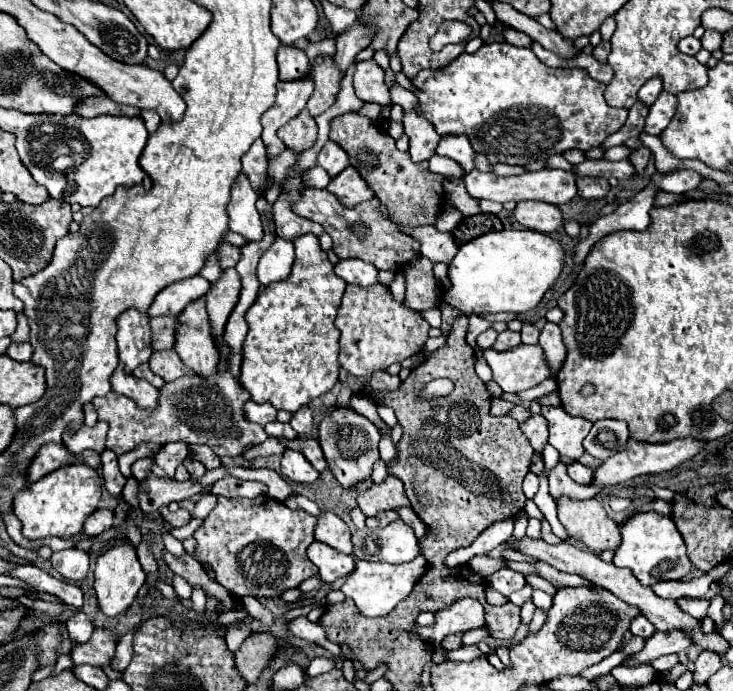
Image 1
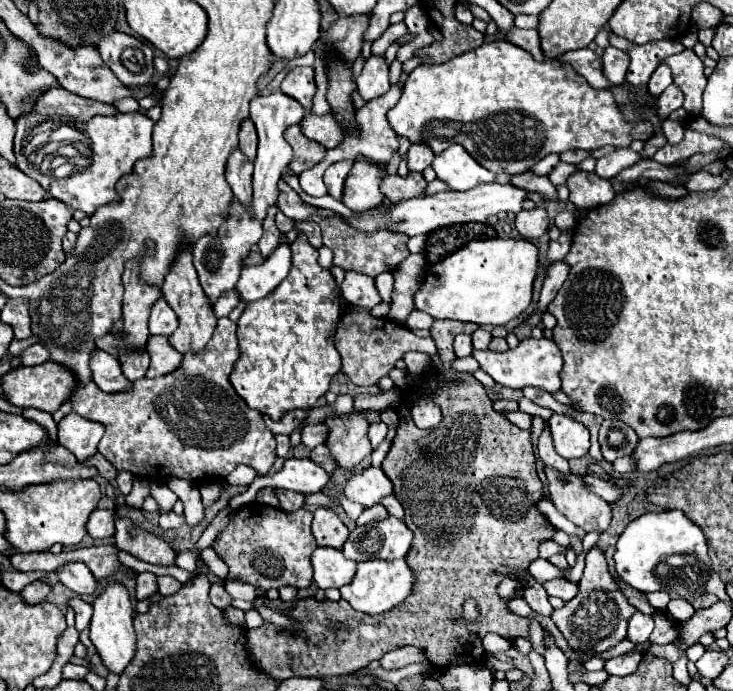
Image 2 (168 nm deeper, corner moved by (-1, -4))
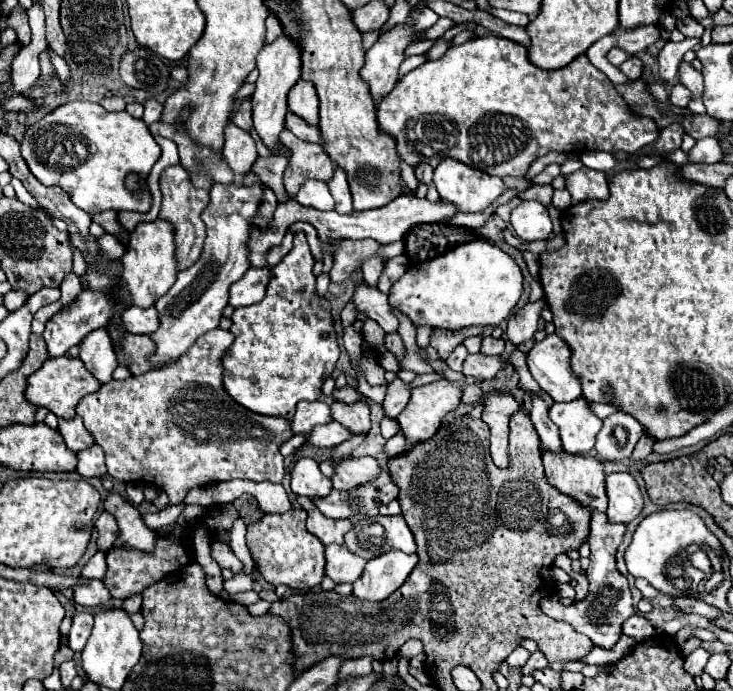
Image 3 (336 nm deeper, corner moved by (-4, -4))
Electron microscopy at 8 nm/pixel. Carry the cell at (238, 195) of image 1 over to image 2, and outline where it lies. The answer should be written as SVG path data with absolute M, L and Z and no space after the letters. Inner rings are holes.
M234 149L228 157L226 181L232 193L238 197L238 201L242 205L250 205L252 201L252 163L240 149Z

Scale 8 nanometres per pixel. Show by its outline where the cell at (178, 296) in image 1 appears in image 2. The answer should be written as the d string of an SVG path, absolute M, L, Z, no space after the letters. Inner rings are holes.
M160 297L160 301L156 301L150 311L148 331L152 335L172 335L176 331L176 327L178 327L178 323L174 319L172 307L164 301L164 297Z

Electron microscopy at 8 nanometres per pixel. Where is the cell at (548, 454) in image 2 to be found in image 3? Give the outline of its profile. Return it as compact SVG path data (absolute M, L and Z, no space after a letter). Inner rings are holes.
M533 395L533 409L529 413L539 437L541 437L541 449L549 453L563 453L561 441L559 441L559 429L555 423L549 419L549 407L539 395Z

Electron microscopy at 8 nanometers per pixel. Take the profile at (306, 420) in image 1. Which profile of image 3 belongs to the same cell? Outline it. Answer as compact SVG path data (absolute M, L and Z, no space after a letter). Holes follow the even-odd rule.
M331 421L331 423L325 423L325 425L319 425L315 429L311 429L309 437L307 437L307 445L313 445L313 447L335 447L343 441L347 441L351 437L351 433L339 425L337 421Z

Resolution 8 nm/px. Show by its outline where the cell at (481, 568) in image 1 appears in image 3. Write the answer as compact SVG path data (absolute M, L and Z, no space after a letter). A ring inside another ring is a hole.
M535 651L535 653L531 653L531 657L529 657L529 661L525 663L525 667L521 669L521 675L529 675L531 671L535 671L535 669L543 669L543 667L547 667L549 663L547 663L547 659L545 659L545 655L541 653L541 651Z

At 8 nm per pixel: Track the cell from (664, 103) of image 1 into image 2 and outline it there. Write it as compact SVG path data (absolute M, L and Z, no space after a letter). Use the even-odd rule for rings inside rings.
M676 85L666 87L664 93L658 97L658 119L660 119L660 121L668 119L668 115L670 115L672 111L676 111L676 109L682 107L682 101L684 101L682 91L680 91Z

